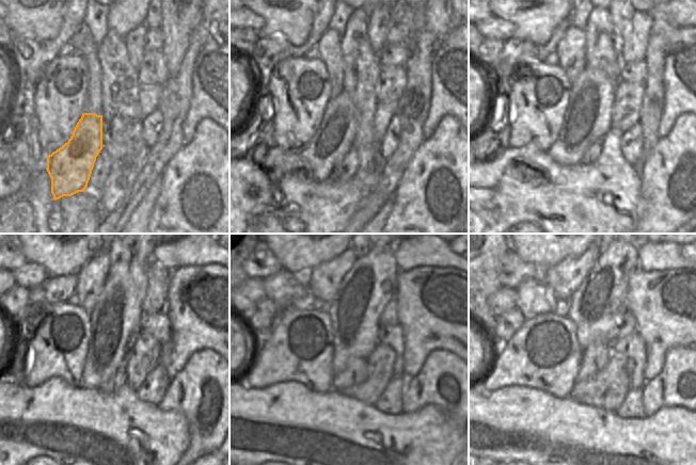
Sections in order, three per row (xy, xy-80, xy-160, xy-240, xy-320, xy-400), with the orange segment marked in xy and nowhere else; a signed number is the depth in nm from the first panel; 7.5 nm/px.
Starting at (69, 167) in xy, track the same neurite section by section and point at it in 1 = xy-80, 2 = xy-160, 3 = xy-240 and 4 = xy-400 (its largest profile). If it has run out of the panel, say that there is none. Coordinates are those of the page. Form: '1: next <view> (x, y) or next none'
1: next xy-80 (333, 139)
2: next xy-160 (587, 117)
3: next xy-240 (116, 317)
4: next xy-400 (597, 307)

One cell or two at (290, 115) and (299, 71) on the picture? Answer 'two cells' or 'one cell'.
one cell

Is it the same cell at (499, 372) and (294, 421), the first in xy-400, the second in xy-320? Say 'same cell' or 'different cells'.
different cells

